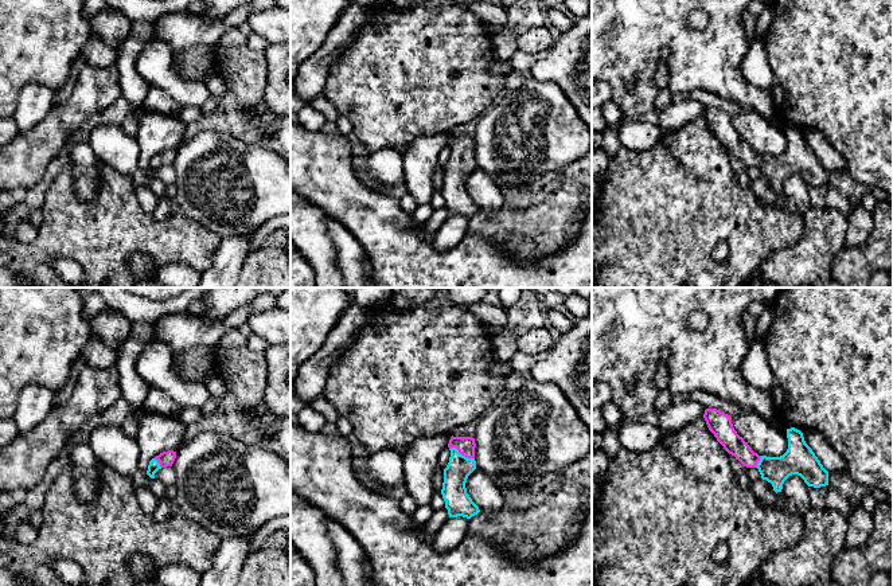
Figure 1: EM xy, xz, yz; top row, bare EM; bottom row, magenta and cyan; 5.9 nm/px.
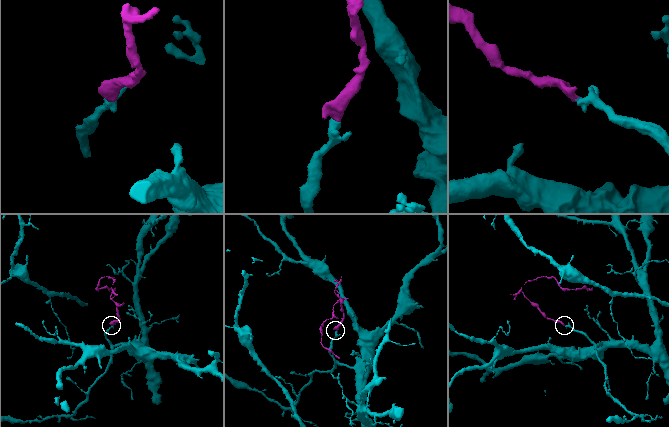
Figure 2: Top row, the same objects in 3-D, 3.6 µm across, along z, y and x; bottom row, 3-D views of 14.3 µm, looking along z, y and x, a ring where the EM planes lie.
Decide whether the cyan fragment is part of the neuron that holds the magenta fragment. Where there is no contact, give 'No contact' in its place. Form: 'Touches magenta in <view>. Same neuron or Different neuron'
Touches magenta in xz. Same neuron

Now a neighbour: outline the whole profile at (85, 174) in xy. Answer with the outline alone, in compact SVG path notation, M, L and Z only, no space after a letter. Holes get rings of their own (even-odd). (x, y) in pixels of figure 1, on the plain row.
M87 142L74 145L70 163L71 188L78 199L85 202L94 200L101 188L101 169L98 157Z

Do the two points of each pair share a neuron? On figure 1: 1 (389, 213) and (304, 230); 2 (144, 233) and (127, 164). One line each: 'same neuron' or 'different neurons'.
1: different neurons
2: different neurons

